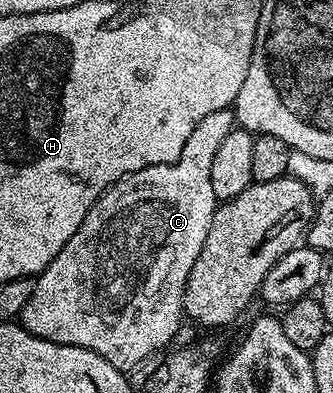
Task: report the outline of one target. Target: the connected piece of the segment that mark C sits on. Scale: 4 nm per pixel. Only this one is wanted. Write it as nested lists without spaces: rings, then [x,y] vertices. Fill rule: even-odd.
[[[229,108],[215,110],[213,114],[207,114],[207,118],[203,118],[203,122],[199,122],[199,126],[195,126],[195,130],[191,130],[191,138],[187,138],[187,146],[183,146],[183,150],[179,154],[179,158],[170,164],[152,164],[138,172],[132,172],[131,175],[123,177],[116,184],[111,185],[102,196],[97,199],[91,206],[91,210],[87,214],[87,218],[83,218],[83,222],[79,226],[79,230],[75,230],[75,234],[71,234],[71,238],[67,242],[67,246],[63,246],[63,250],[59,250],[59,254],[55,254],[55,258],[46,266],[36,277],[33,285],[33,293],[31,298],[27,298],[27,306],[23,306],[19,323],[21,327],[26,328],[31,334],[35,334],[44,340],[50,340],[56,344],[66,344],[67,346],[79,346],[91,350],[95,354],[99,354],[107,362],[111,362],[111,366],[122,370],[130,370],[136,364],[144,362],[148,356],[156,354],[160,348],[168,349],[170,347],[169,339],[177,332],[177,327],[181,324],[181,316],[183,317],[183,301],[185,299],[185,284],[189,280],[189,271],[195,264],[195,258],[199,258],[199,254],[203,250],[203,242],[208,238],[209,226],[213,211],[216,210],[219,203],[215,190],[211,190],[211,162],[215,160],[215,153],[219,150],[220,143],[223,138],[227,138],[227,134],[233,131],[235,127],[235,116]],[[169,280],[169,296],[164,292],[165,283]]]

